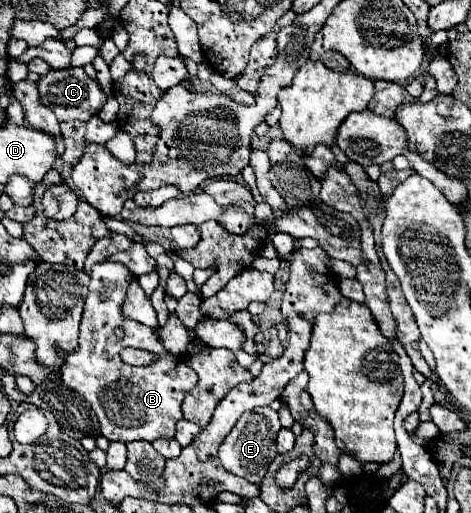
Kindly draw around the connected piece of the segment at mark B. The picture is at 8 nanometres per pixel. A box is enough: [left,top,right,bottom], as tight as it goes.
[62,262,196,444]

